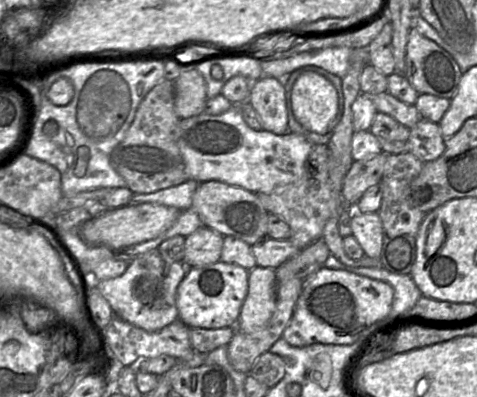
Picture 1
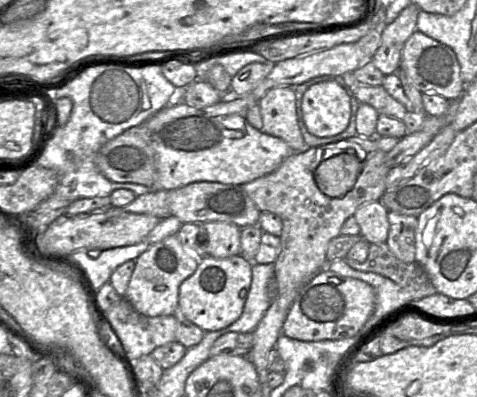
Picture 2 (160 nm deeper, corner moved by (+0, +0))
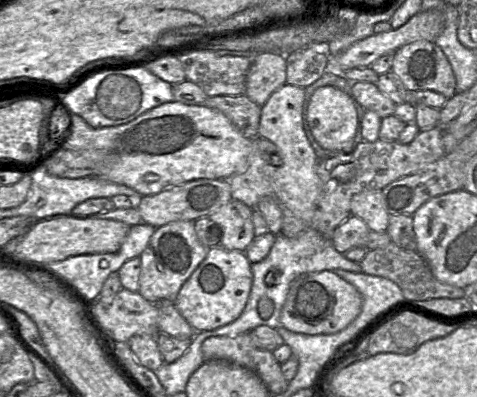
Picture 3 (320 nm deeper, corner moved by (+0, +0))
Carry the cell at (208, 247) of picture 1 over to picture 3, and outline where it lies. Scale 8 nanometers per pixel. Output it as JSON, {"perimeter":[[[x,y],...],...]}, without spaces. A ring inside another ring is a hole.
{"perimeter":[[[233,199],[208,216],[222,228],[221,247],[229,251],[247,250],[256,238],[252,220],[254,209]]]}

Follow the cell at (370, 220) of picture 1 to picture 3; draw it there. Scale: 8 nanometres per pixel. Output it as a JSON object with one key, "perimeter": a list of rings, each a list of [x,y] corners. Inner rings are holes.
{"perimeter":[[[365,190],[353,196],[351,215],[362,219],[371,231],[386,232],[390,215],[385,209],[382,190]]]}

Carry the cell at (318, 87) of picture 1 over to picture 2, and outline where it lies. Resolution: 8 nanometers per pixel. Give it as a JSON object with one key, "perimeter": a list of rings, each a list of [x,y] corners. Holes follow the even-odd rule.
{"perimeter":[[[335,81],[311,85],[303,95],[301,107],[307,130],[317,137],[343,132],[351,117],[350,96]]]}

